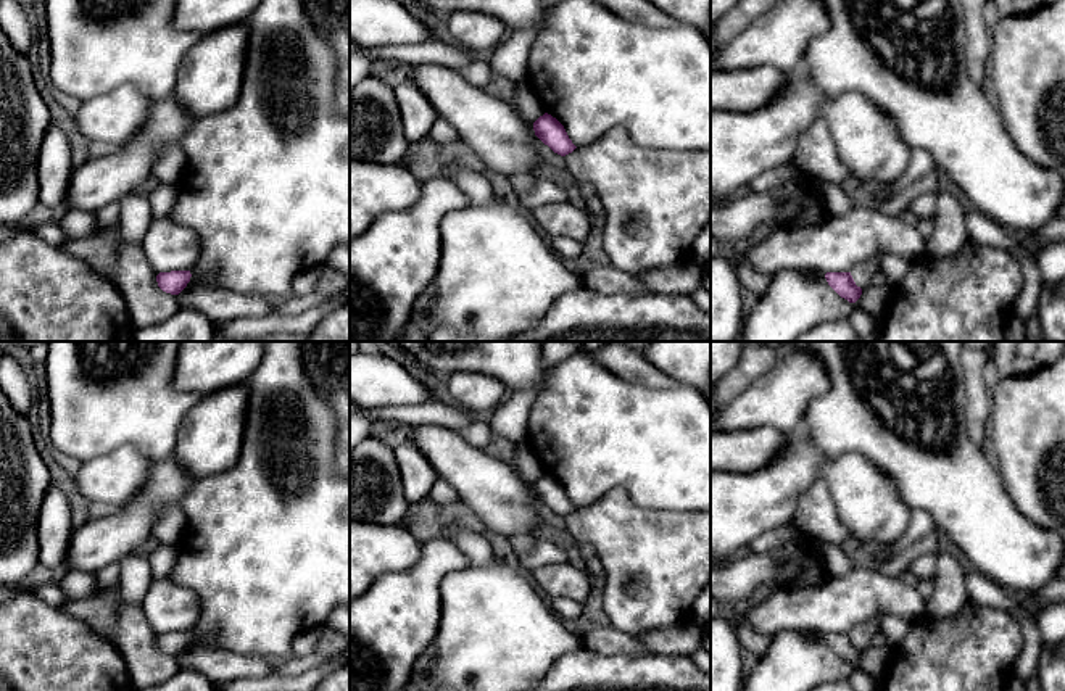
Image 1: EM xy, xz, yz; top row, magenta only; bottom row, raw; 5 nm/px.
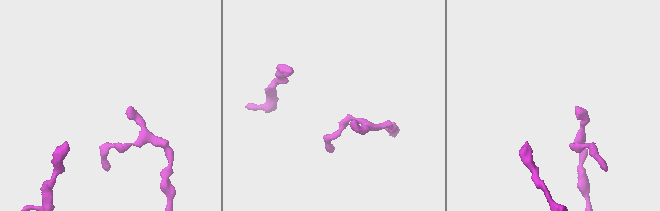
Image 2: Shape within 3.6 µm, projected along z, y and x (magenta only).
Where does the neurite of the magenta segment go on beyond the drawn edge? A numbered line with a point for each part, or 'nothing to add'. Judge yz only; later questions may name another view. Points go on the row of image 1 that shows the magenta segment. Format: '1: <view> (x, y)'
nothing to add

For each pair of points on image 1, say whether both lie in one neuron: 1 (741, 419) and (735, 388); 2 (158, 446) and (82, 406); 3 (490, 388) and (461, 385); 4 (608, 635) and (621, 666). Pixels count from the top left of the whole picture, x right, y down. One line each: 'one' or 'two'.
1: two
2: one
3: one
4: two

